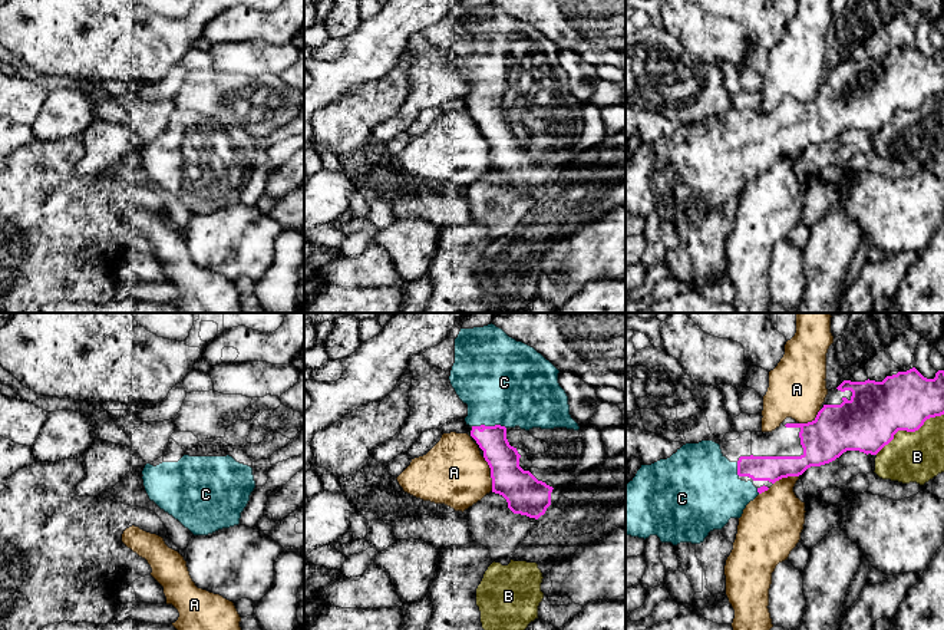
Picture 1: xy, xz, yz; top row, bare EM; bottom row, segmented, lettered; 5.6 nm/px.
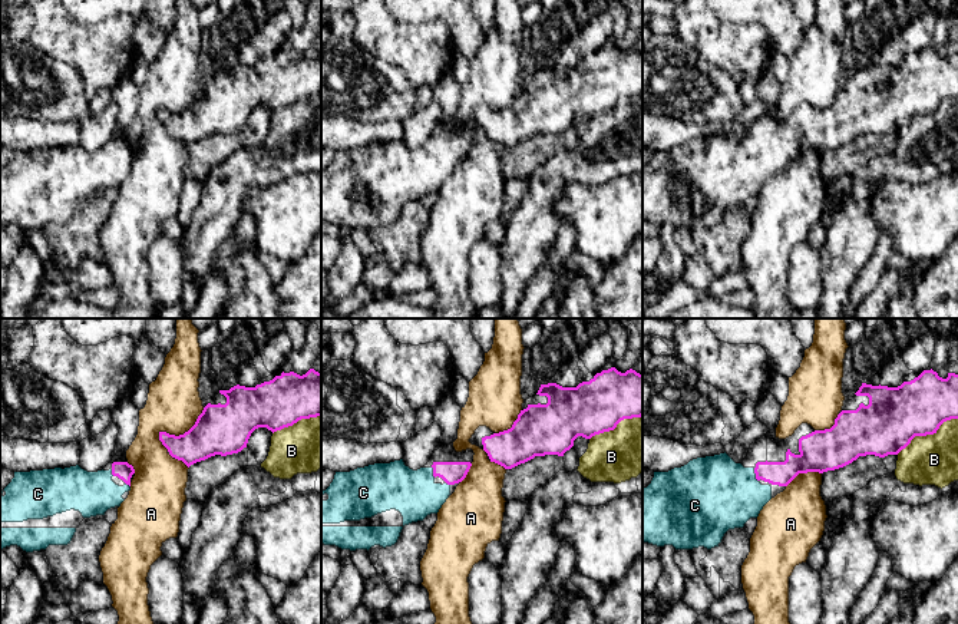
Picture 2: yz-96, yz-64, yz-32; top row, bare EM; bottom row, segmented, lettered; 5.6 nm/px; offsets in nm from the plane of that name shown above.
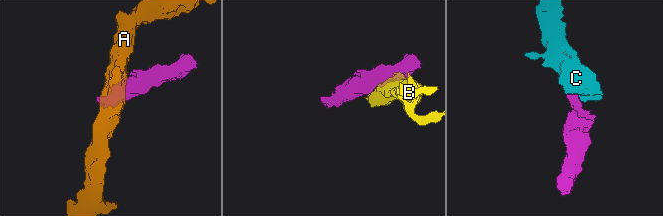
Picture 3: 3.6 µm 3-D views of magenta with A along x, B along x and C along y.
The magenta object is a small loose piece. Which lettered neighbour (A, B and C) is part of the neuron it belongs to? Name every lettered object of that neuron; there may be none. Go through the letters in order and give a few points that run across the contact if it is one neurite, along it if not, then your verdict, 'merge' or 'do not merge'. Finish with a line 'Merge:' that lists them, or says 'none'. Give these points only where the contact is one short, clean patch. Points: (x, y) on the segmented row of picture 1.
A: do not merge
B: do not merge
C: merge
Merge: C

